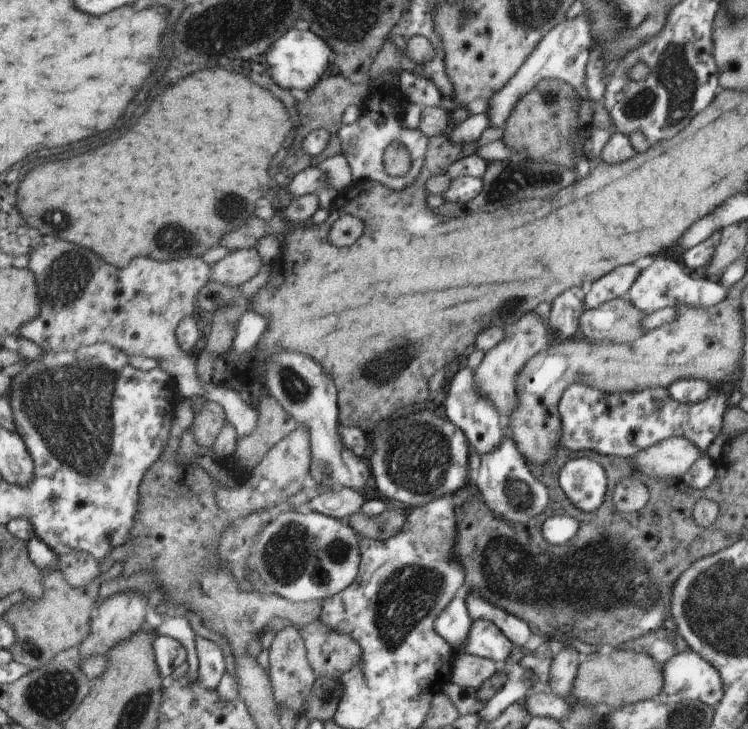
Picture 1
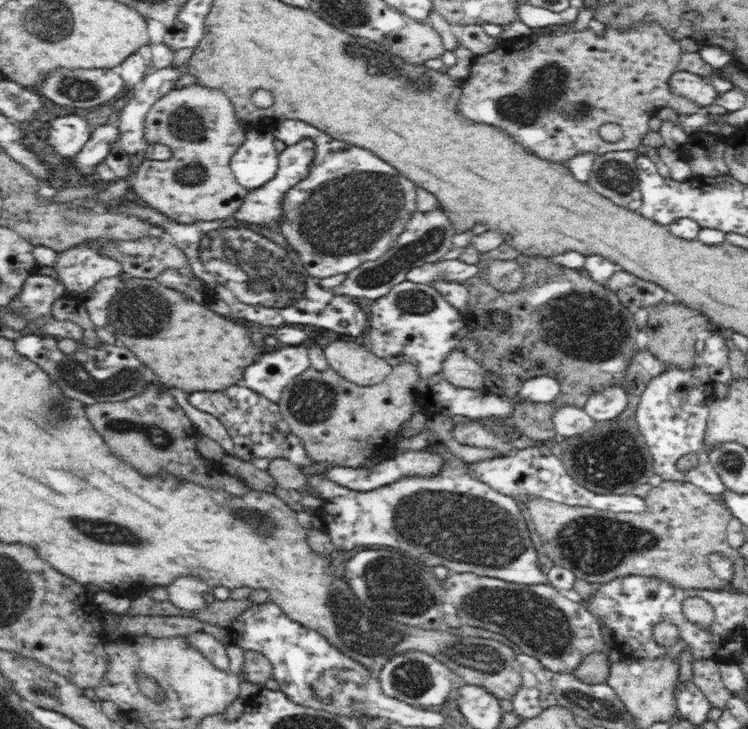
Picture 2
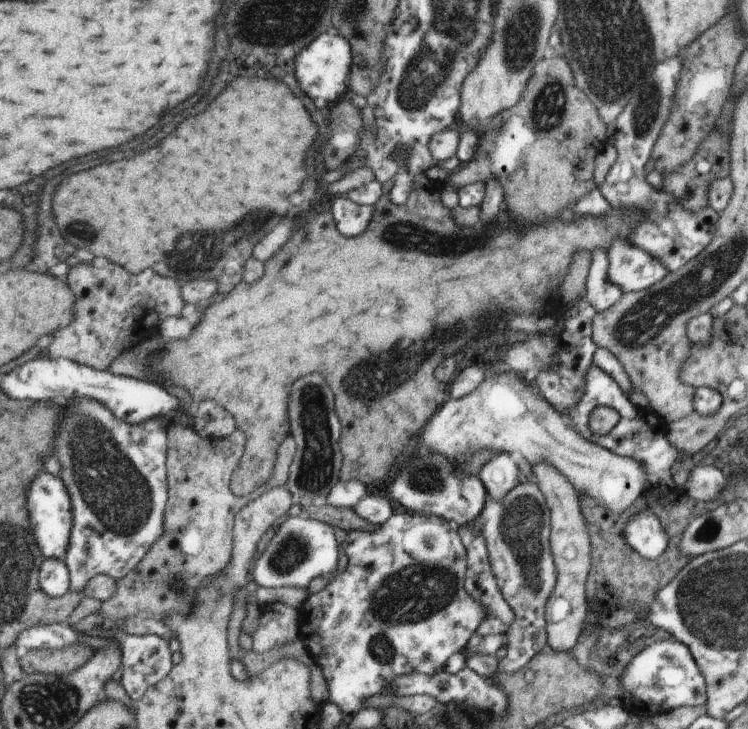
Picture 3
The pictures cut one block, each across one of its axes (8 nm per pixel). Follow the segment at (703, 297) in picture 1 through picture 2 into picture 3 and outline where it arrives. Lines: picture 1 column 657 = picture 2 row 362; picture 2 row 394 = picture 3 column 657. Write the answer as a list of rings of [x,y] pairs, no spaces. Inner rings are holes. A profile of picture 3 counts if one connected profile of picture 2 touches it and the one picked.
[[[616,238],[612,244],[610,244],[610,250],[607,252],[607,258],[610,264],[610,270],[608,270],[608,278],[612,280],[612,284],[620,286],[622,293],[634,293],[646,290],[666,278],[670,270],[664,264],[660,264],[660,260],[656,260],[656,256],[652,256],[650,252],[637,248],[630,243]]]

